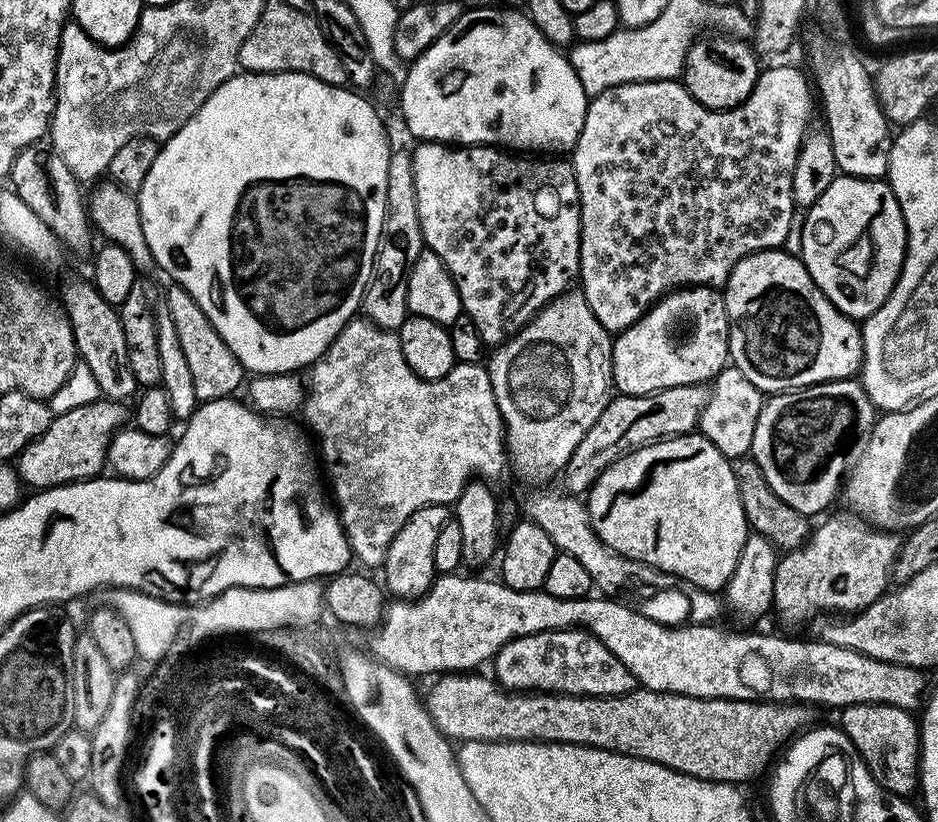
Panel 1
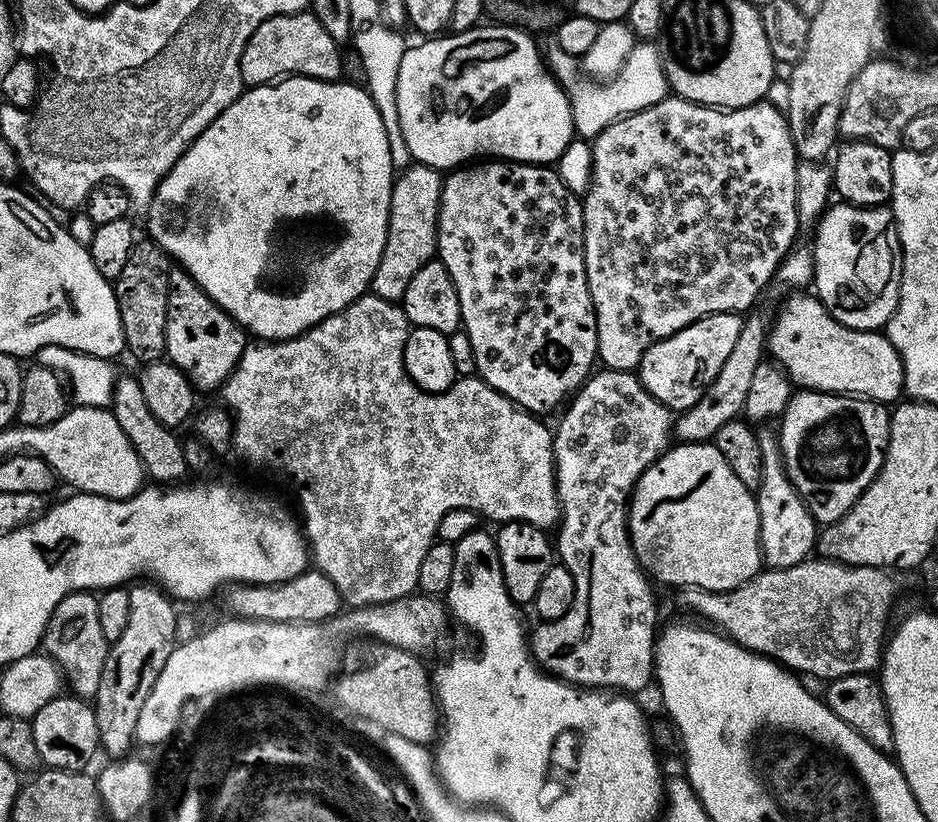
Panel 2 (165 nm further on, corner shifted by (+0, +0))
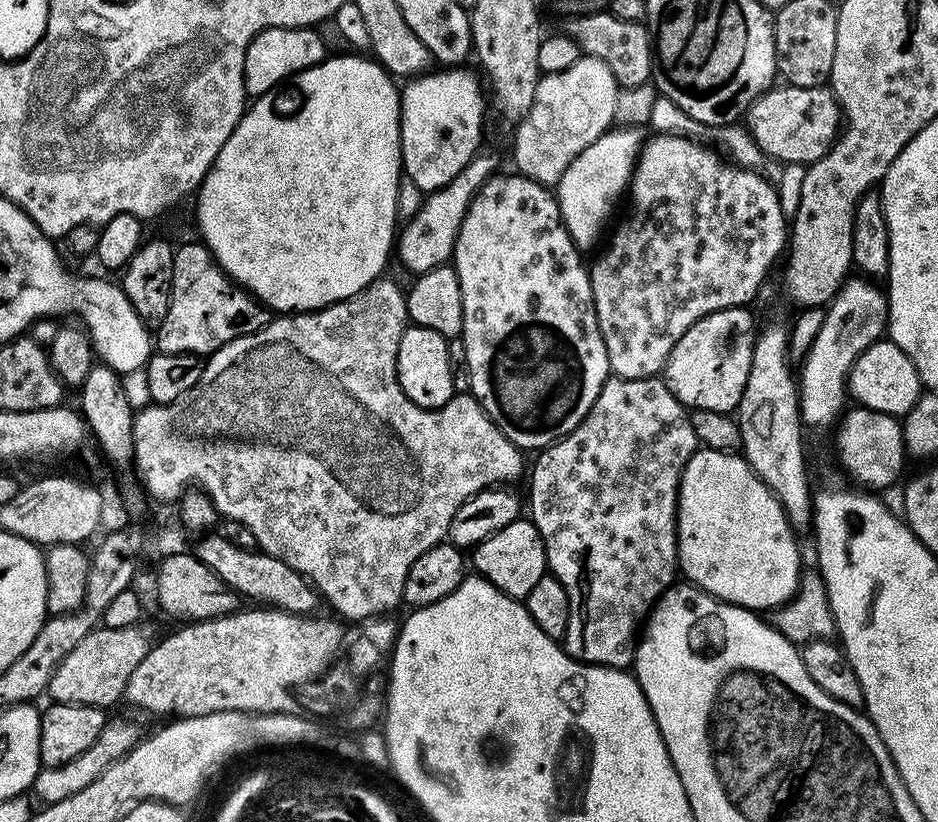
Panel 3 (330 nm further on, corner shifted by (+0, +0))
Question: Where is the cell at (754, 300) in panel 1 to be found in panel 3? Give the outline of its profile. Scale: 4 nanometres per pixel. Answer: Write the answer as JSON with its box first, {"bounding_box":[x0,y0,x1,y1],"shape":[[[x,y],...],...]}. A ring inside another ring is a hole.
{"bounding_box":[846,338,922,418],"shape":[[[890,338],[877,340],[852,363],[846,388],[851,399],[852,396],[856,399],[857,405],[897,418],[904,417],[922,394],[922,385],[918,370],[914,370],[914,362],[910,362],[910,358],[906,358],[904,351]]]}

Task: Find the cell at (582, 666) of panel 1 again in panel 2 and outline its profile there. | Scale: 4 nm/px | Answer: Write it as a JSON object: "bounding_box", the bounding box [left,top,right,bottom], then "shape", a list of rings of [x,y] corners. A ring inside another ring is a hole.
{"bounding_box":[530,368,674,694],"shape":[[[604,368],[598,372],[589,375],[575,393],[573,404],[563,409],[564,417],[560,425],[555,425],[552,438],[556,493],[560,499],[554,552],[559,563],[571,568],[574,574],[574,606],[570,606],[562,618],[537,623],[533,632],[531,629],[530,651],[533,660],[557,680],[566,680],[581,688],[637,694],[654,680],[658,627],[656,596],[652,593],[654,584],[637,562],[628,537],[628,502],[638,478],[673,443],[674,413],[645,390],[635,371]]]}

